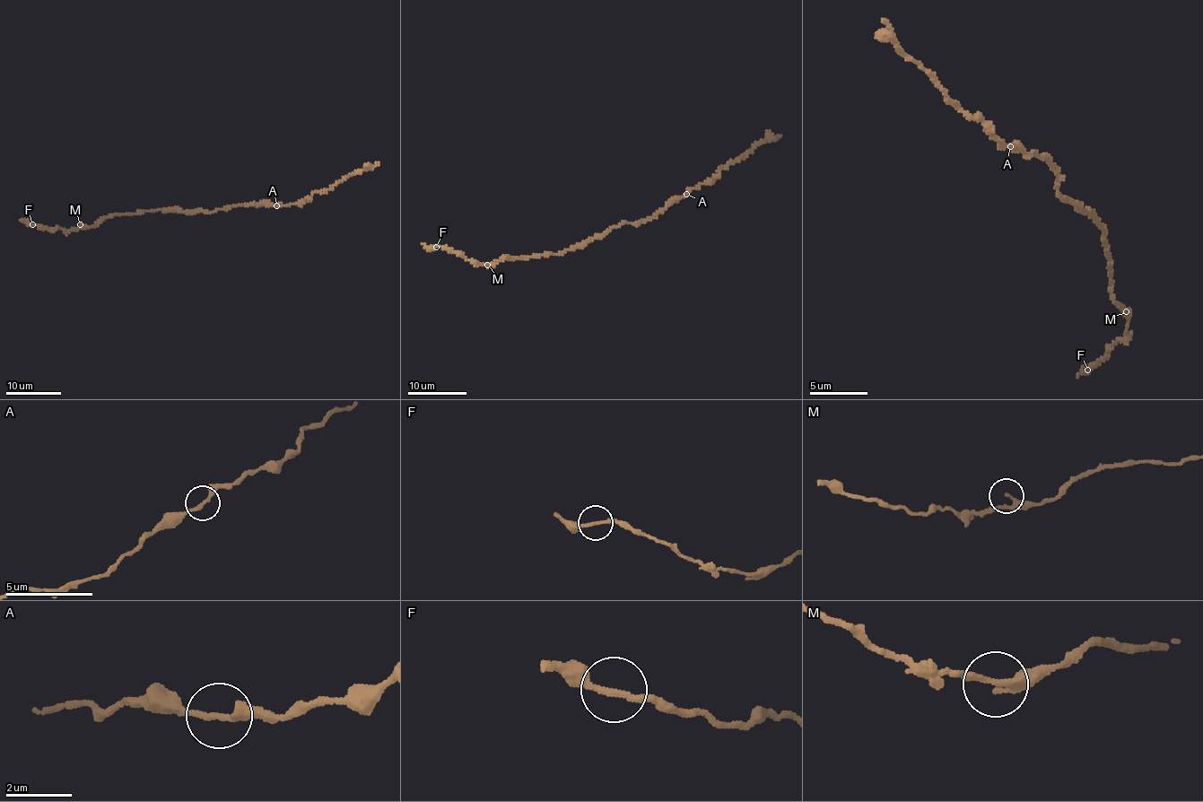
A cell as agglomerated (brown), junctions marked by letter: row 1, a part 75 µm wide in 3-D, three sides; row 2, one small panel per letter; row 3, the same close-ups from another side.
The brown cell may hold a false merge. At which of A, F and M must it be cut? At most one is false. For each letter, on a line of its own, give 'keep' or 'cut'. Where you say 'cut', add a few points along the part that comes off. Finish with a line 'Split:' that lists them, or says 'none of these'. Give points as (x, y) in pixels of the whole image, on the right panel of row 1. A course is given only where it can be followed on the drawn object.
A: keep
F: keep
M: keep
Split: none of these

